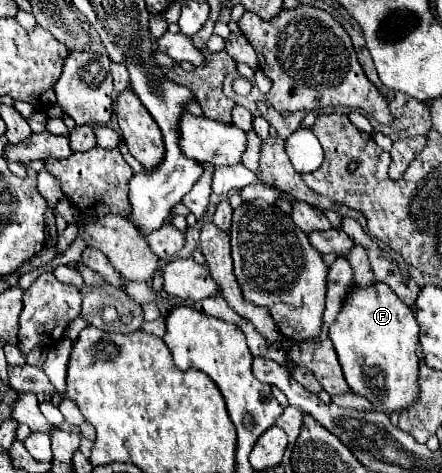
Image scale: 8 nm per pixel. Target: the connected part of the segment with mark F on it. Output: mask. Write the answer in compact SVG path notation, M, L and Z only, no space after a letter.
M382 282L352 286L342 310L330 326L344 378L354 394L366 396L378 412L408 408L418 396L418 322L414 312L402 304Z

